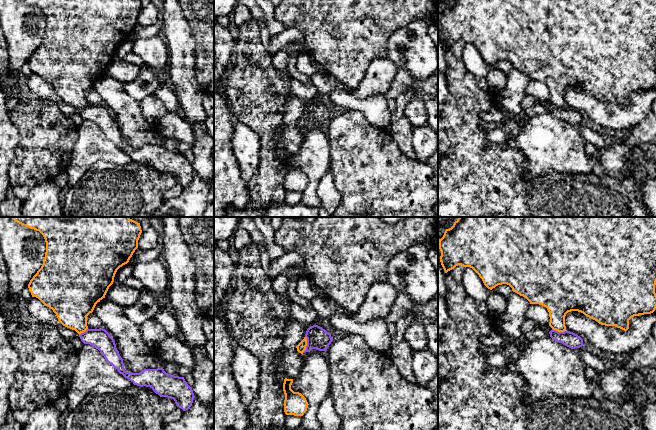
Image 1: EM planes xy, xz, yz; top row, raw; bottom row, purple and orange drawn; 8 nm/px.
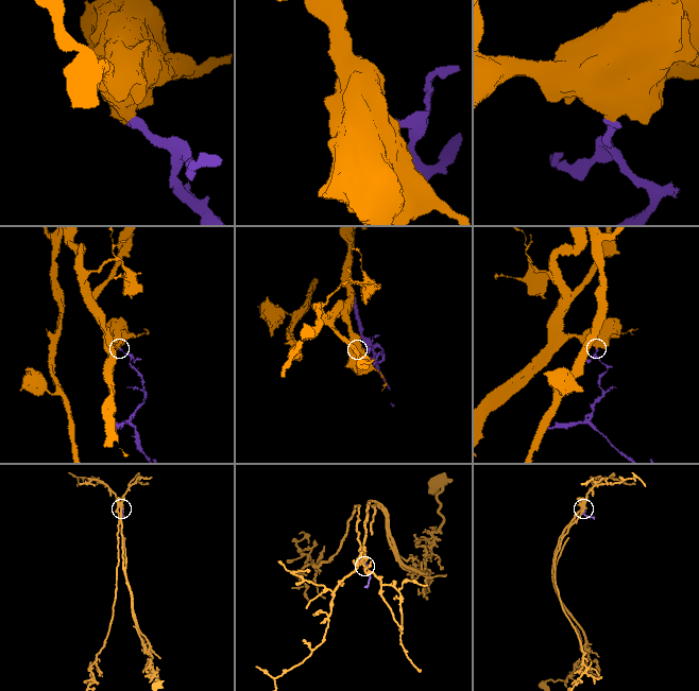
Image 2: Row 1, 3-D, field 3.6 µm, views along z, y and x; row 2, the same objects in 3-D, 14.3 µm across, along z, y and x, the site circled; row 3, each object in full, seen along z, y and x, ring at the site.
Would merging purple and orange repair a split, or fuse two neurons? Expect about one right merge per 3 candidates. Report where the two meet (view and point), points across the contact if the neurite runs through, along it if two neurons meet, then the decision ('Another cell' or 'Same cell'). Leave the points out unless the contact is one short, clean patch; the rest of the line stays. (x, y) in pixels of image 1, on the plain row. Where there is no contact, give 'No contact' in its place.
Touches purple at xz (307, 120). Boundary: xz (305, 112), (306, 124), (302, 128). Another cell

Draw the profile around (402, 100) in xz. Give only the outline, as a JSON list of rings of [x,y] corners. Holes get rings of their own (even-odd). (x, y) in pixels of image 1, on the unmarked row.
[[[410,88],[403,93],[401,93],[396,98],[397,108],[395,111],[391,112],[391,121],[397,121],[404,116],[404,108],[414,97],[416,97],[415,91]]]

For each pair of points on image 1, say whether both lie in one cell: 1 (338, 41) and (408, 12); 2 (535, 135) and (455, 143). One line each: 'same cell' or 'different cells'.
1: same cell
2: different cells

